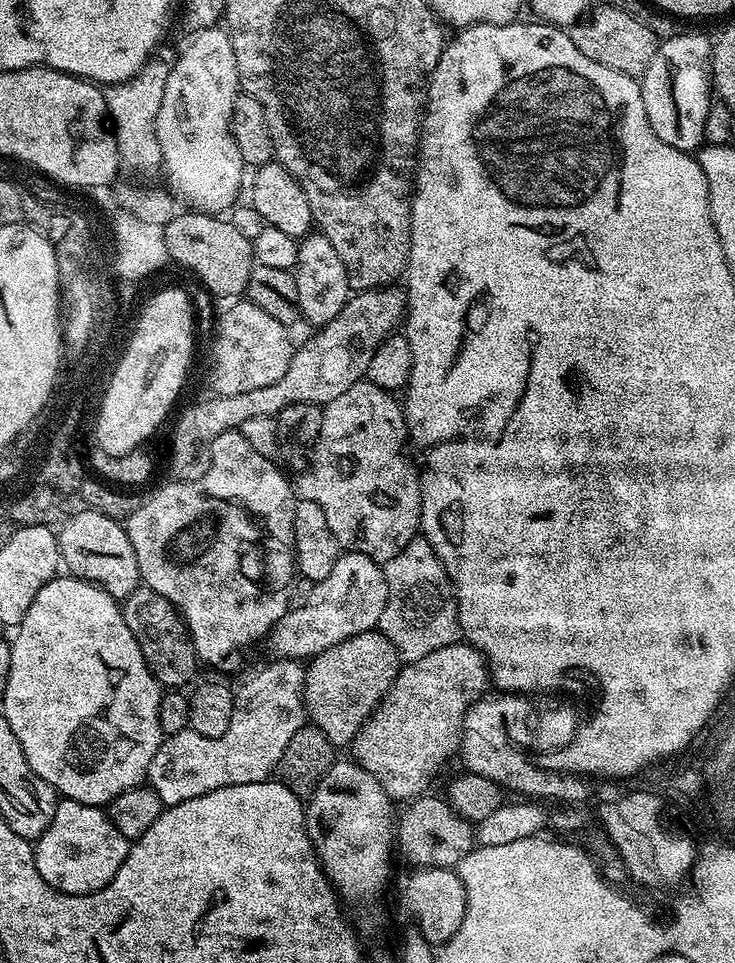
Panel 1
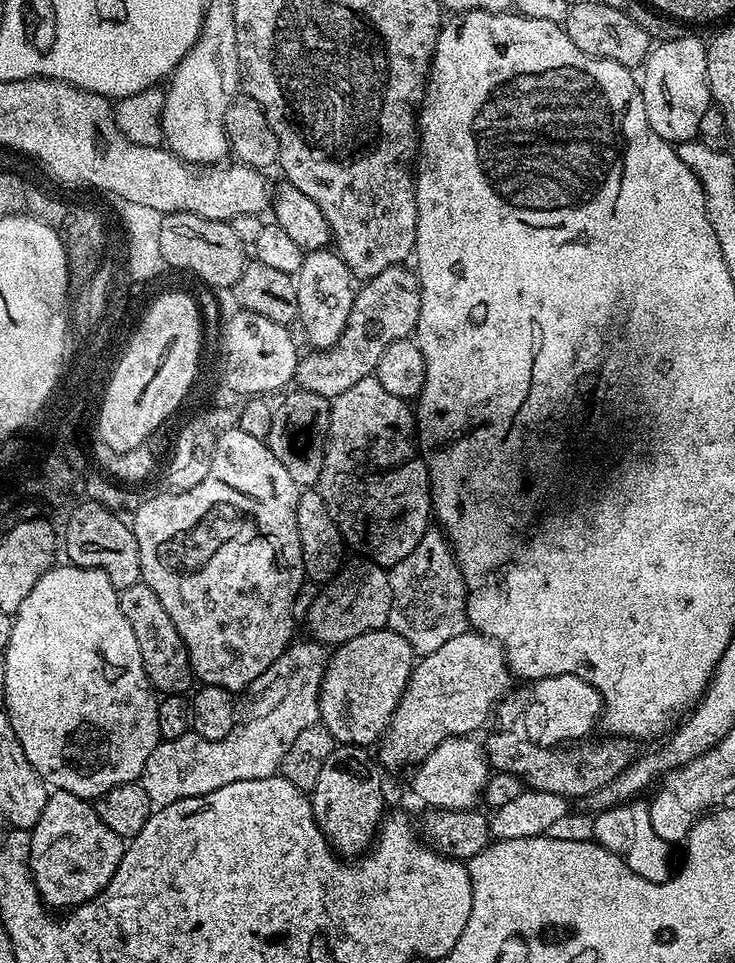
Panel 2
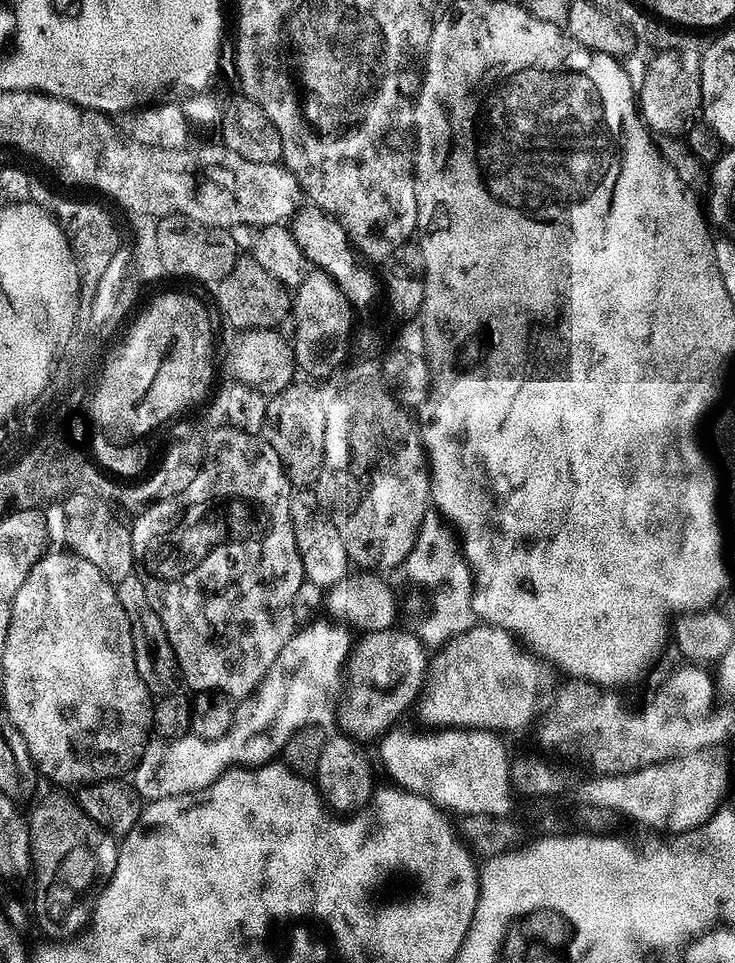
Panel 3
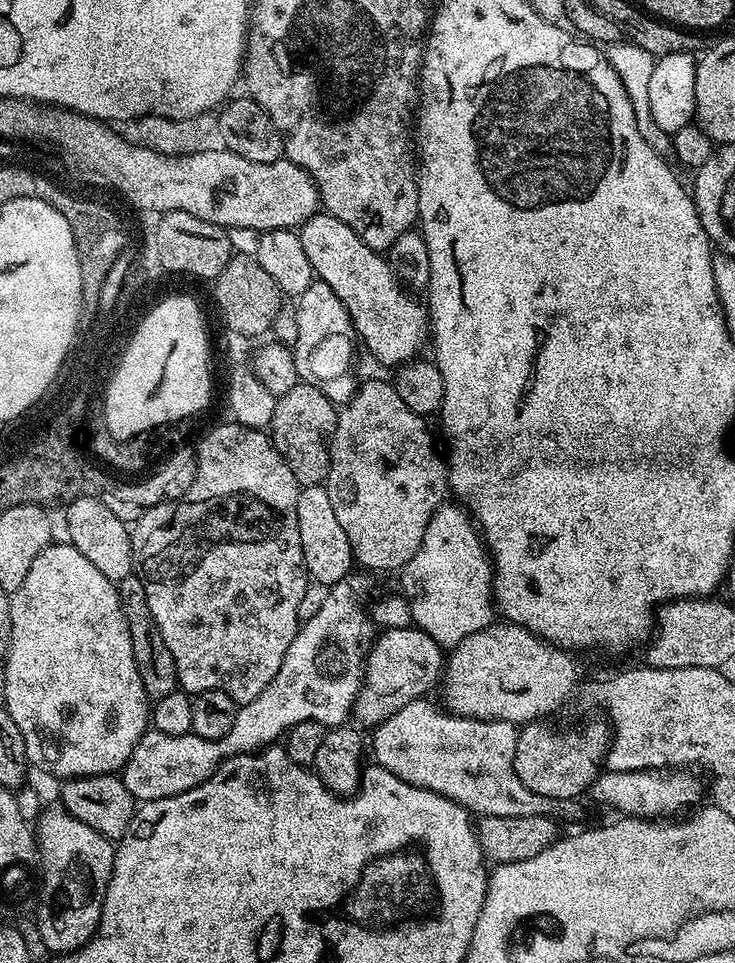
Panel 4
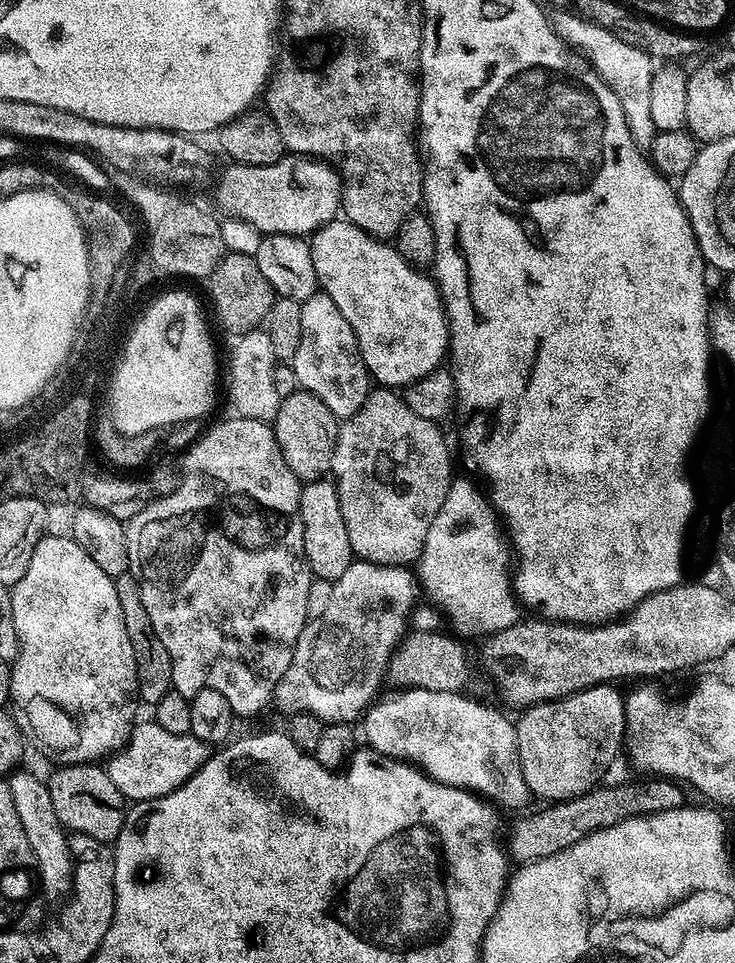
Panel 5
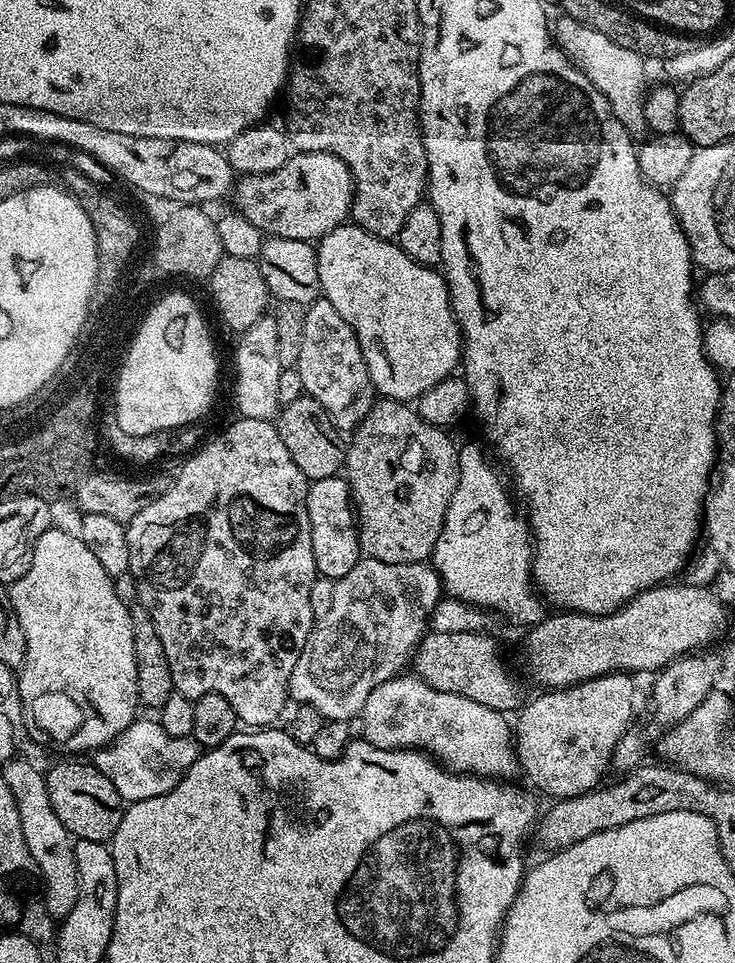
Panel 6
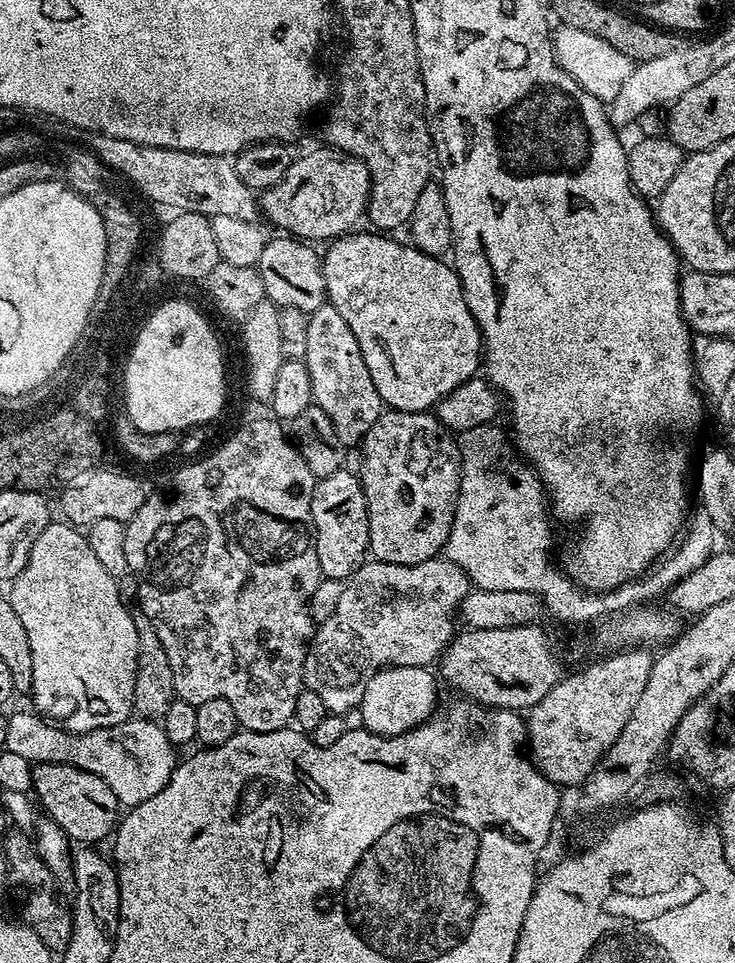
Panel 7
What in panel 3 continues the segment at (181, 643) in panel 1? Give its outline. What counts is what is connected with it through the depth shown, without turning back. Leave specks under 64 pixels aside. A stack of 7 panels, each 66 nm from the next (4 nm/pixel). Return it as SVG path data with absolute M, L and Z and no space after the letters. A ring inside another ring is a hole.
M133 574L127 576L121 584L115 585L115 590L118 602L122 606L122 610L126 610L126 618L130 622L138 678L142 678L146 690L153 698L169 696L182 684L179 662L170 638L166 634L166 626L162 626L162 618L158 618L158 614L154 614L154 610L150 606L150 598L146 598L146 586L142 586L140 577Z

